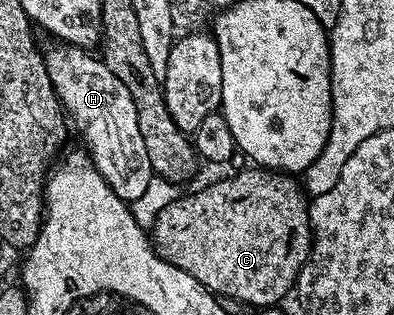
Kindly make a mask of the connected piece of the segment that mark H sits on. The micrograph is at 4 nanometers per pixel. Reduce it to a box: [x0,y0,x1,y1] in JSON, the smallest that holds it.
[43,45,153,204]

